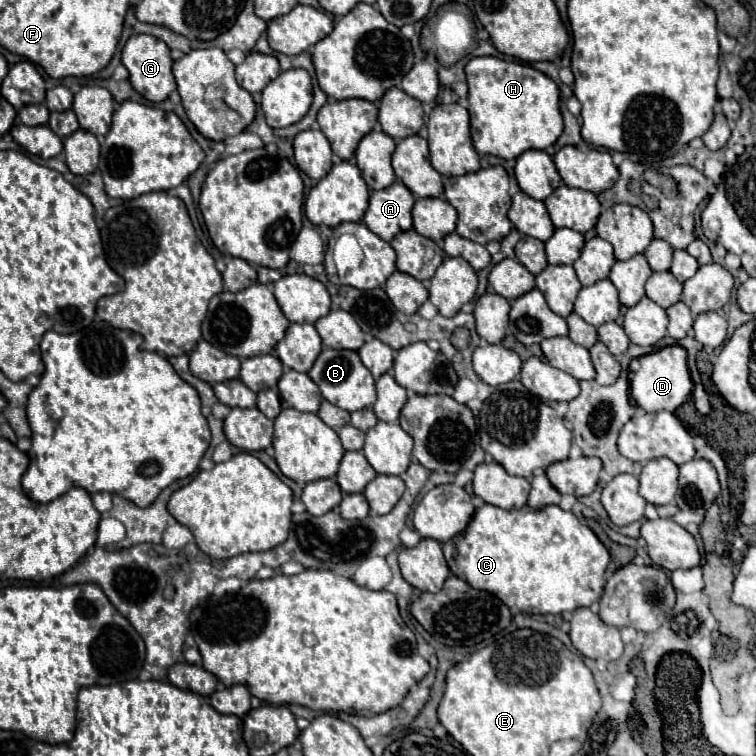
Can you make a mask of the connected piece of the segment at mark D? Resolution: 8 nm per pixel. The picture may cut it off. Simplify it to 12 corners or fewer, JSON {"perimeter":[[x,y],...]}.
{"perimeter":[[681,345],[639,357],[629,391],[645,411],[675,411],[691,393]]}

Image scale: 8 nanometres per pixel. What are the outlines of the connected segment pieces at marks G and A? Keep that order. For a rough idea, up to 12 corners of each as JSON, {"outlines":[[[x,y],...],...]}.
{"outlines":[[[129,37],[121,63],[139,95],[165,101],[177,87],[169,47]],[[403,183],[371,193],[363,223],[383,241],[411,229]]]}

